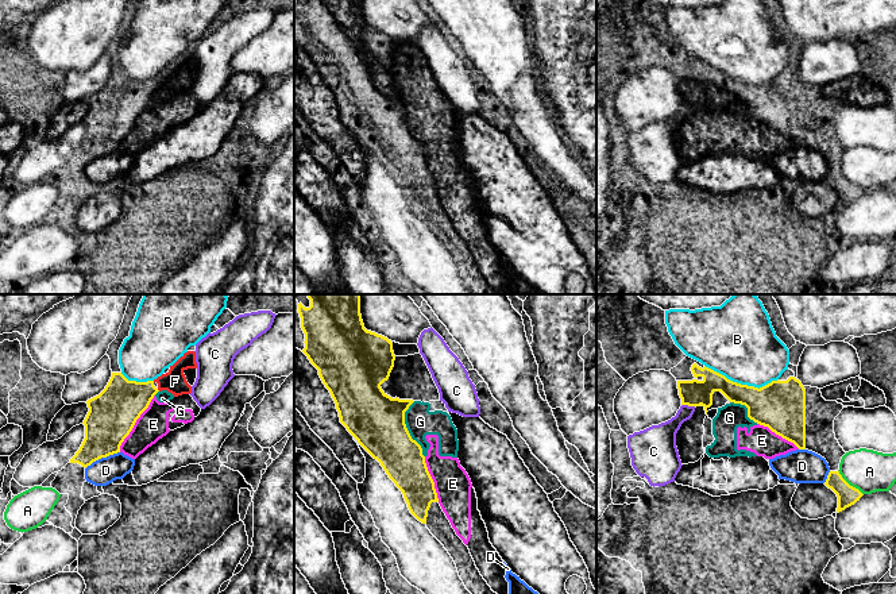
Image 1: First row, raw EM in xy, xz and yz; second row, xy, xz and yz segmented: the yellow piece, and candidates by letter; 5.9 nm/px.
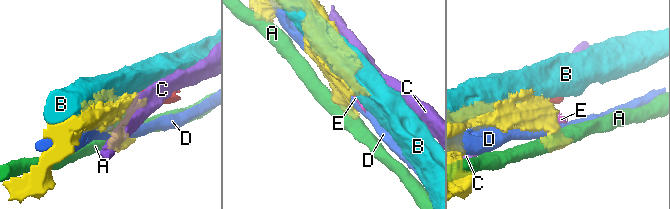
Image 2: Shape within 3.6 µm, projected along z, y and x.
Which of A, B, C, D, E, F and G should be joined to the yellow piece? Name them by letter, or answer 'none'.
F

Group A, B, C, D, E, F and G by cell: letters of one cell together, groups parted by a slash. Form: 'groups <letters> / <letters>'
groups A / B / C / D / E G / F

